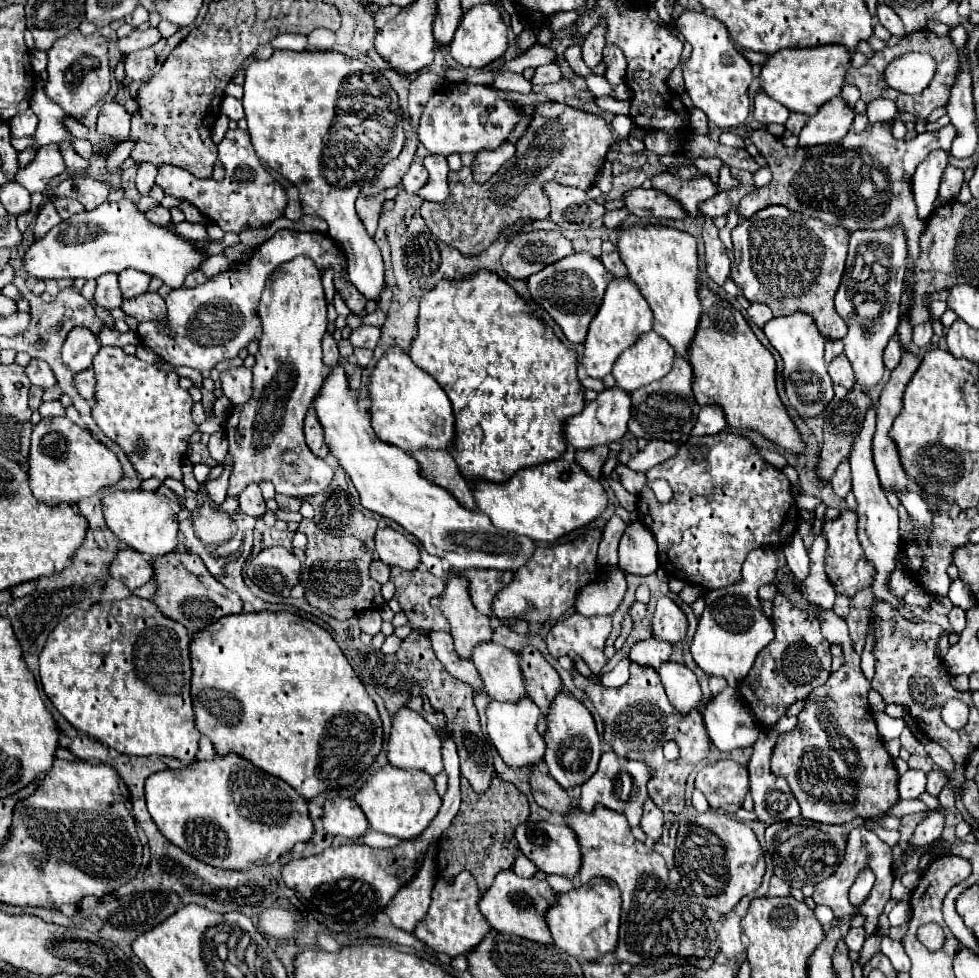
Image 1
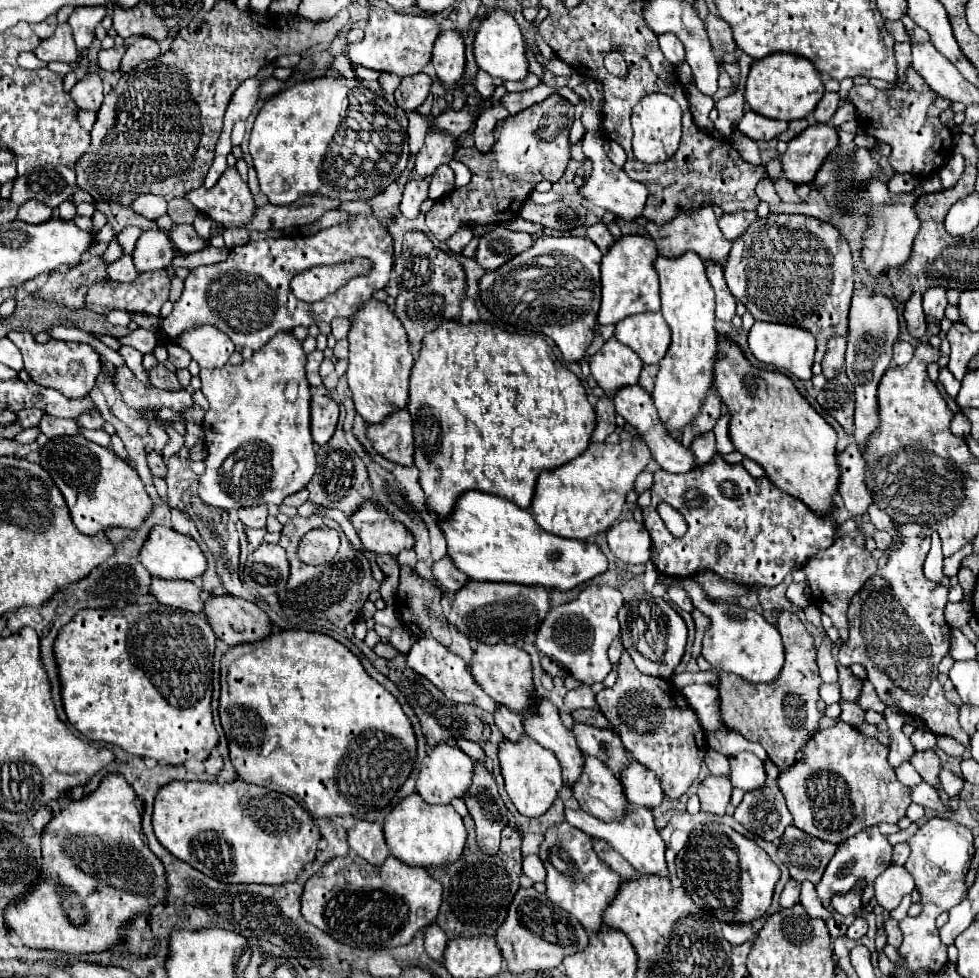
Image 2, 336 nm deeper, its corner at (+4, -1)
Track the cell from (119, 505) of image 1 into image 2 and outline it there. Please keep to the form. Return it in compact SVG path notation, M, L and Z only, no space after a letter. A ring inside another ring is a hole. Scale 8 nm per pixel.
M154 525L152 531L148 533L148 539L140 549L140 563L150 571L150 575L160 579L194 579L202 575L206 569L206 557L198 543L192 537L162 525L158 527Z

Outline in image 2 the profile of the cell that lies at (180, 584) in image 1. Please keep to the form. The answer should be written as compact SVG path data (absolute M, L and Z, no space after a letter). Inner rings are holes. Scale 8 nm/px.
M210 595L202 613L214 635L230 647L270 635L272 623L268 615L256 603L234 595Z

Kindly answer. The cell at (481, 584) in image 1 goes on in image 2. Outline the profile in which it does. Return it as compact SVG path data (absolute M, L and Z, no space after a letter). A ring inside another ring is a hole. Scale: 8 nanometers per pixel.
M444 557L440 561L436 561L432 565L432 571L434 571L434 579L448 591L448 593L456 593L458 589L462 589L466 585L466 575L462 575L452 563L450 563L450 557Z

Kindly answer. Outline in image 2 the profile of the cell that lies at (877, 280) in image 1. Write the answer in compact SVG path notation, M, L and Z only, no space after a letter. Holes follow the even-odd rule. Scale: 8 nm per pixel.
M878 179L876 183L868 183L866 191L868 191L866 197L872 201L870 205L872 211L868 215L868 227L864 229L860 255L862 255L864 269L874 277L878 277L882 273L888 273L888 269L900 269L902 265L906 265L906 261L912 255L912 245L920 231L920 219L916 215L918 195L916 193L890 195L888 185Z

